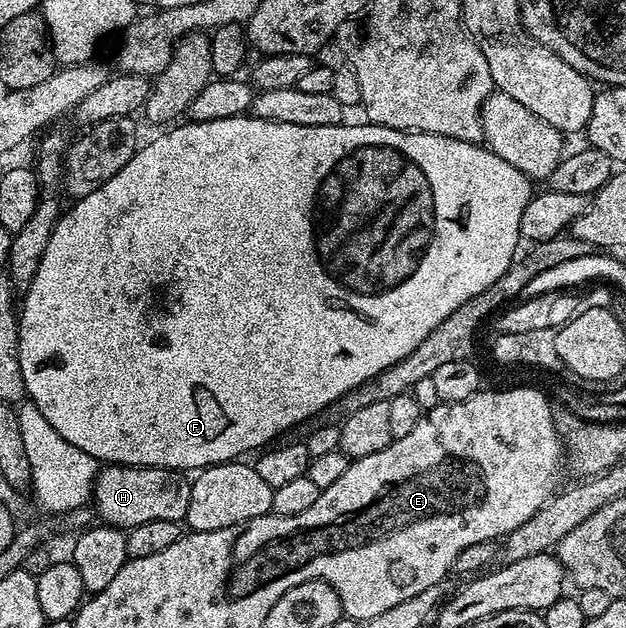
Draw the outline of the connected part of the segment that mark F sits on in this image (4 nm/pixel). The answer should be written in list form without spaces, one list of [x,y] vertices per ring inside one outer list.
[[[246,114],[246,115],[244,115],[244,116],[232,116],[232,117],[231,117],[231,118],[219,118],[219,119],[218,119],[218,120],[194,120],[194,121],[192,121],[192,122],[184,122],[184,123],[185,123],[185,124],[181,124],[181,123],[178,123],[178,124],[177,124],[177,125],[176,125],[176,126],[173,126],[173,127],[170,127],[170,128],[169,128],[169,129],[168,129],[168,130],[165,130],[165,131],[169,131],[169,130],[170,130],[170,132],[165,132],[165,133],[163,133],[163,134],[162,134],[162,136],[157,136],[157,137],[155,137],[155,138],[154,138],[154,140],[149,140],[149,141],[147,141],[147,142],[146,142],[146,144],[145,144],[145,141],[144,141],[144,143],[142,143],[142,144],[141,144],[141,145],[140,145],[140,147],[138,147],[138,149],[137,149],[137,151],[136,151],[136,152],[135,152],[135,154],[134,154],[134,156],[133,156],[133,157],[132,157],[132,158],[131,158],[131,160],[130,160],[130,161],[129,161],[129,162],[127,162],[127,164],[126,164],[126,165],[125,165],[125,166],[123,166],[123,168],[122,168],[122,169],[121,169],[121,170],[119,170],[119,172],[118,172],[118,173],[117,173],[117,174],[115,174],[115,176],[114,176],[114,177],[113,177],[113,178],[111,178],[111,180],[110,180],[110,181],[107,181],[107,182],[104,182],[104,184],[103,184],[103,186],[101,186],[101,187],[100,187],[100,188],[98,188],[98,189],[97,189],[97,190],[95,190],[95,192],[94,192],[94,193],[93,193],[93,194],[89,194],[89,195],[88,195],[88,196],[87,196],[87,197],[83,197],[83,199],[82,199],[82,200],[78,200],[78,201],[76,201],[76,203],[74,203],[74,204],[73,204],[73,205],[72,205],[72,206],[73,206],[73,207],[74,207],[74,208],[73,208],[73,209],[71,209],[71,210],[70,210],[70,212],[69,212],[69,209],[68,209],[68,211],[66,211],[66,212],[65,212],[65,213],[64,213],[64,215],[62,215],[62,217],[61,217],[61,219],[60,219],[60,220],[58,220],[58,222],[57,222],[57,225],[56,225],[56,226],[55,226],[55,230],[54,230],[54,231],[53,231],[53,233],[52,233],[52,234],[51,234],[51,242],[47,242],[47,250],[43,250],[43,262],[39,262],[39,270],[35,270],[35,278],[34,278],[34,279],[33,279],[33,280],[32,280],[32,281],[31,281],[31,283],[30,283],[30,284],[29,284],[29,287],[28,287],[28,288],[26,288],[26,289],[24,289],[24,292],[23,292],[23,296],[25,296],[25,305],[23,305],[23,306],[22,306],[22,308],[21,308],[21,305],[20,305],[20,308],[19,308],[19,323],[18,323],[18,325],[17,325],[17,349],[18,349],[18,350],[19,350],[19,366],[20,366],[20,367],[21,367],[21,369],[22,369],[22,370],[23,370],[23,382],[24,382],[24,383],[25,383],[25,395],[26,395],[26,397],[28,397],[28,399],[29,399],[29,400],[30,400],[30,401],[31,401],[31,402],[32,402],[32,403],[33,403],[33,405],[34,405],[34,406],[36,406],[36,408],[37,408],[37,409],[38,409],[38,410],[39,410],[39,414],[43,414],[43,418],[47,418],[47,422],[51,422],[51,426],[55,426],[55,434],[59,434],[59,435],[61,435],[61,436],[62,436],[62,437],[63,437],[63,438],[67,438],[67,442],[71,442],[71,446],[79,446],[79,450],[83,450],[83,454],[91,454],[91,458],[95,458],[95,459],[96,459],[96,460],[97,460],[97,461],[98,461],[98,462],[100,462],[100,463],[101,463],[101,464],[102,464],[102,465],[105,465],[105,466],[108,466],[108,465],[110,465],[110,464],[127,464],[127,465],[129,465],[129,467],[131,467],[131,468],[171,468],[171,469],[174,469],[174,470],[190,470],[190,469],[189,469],[189,468],[193,468],[193,469],[192,469],[192,470],[200,470],[200,469],[202,469],[202,468],[209,468],[209,467],[211,467],[211,466],[212,466],[212,465],[213,465],[213,464],[227,464],[227,463],[230,463],[230,462],[233,462],[233,461],[236,461],[236,460],[237,460],[237,459],[238,459],[238,458],[241,458],[241,457],[244,457],[244,456],[241,456],[241,455],[243,455],[243,454],[244,454],[244,452],[249,452],[249,451],[251,451],[251,450],[252,450],[252,448],[257,448],[257,449],[256,449],[256,450],[261,450],[261,449],[264,449],[264,448],[265,448],[265,447],[266,447],[266,446],[269,446],[269,445],[272,445],[272,444],[273,444],[273,443],[274,443],[274,441],[276,441],[276,440],[277,440],[277,439],[278,439],[278,437],[280,437],[280,436],[281,436],[281,435],[282,435],[282,434],[284,434],[284,432],[285,432],[285,431],[287,431],[287,429],[288,429],[288,428],[296,428],[296,427],[298,427],[298,426],[301,426],[301,425],[304,425],[304,424],[305,424],[305,423],[306,423],[306,422],[308,422],[308,420],[309,420],[309,419],[311,419],[311,418],[312,418],[312,416],[313,416],[313,415],[314,415],[314,414],[315,414],[315,413],[317,413],[317,412],[318,412],[318,411],[319,411],[319,410],[323,410],[323,409],[324,409],[324,408],[326,408],[326,407],[327,407],[327,406],[328,406],[328,404],[330,404],[330,403],[331,403],[331,402],[335,402],[335,401],[336,401],[336,400],[338,400],[338,399],[339,399],[339,398],[340,398],[340,396],[342,396],[342,395],[343,395],[343,394],[347,394],[347,390],[351,390],[351,389],[352,389],[352,388],[354,388],[354,387],[355,387],[355,386],[359,386],[359,385],[360,385],[360,384],[362,384],[362,383],[363,383],[363,382],[367,382],[367,381],[368,381],[368,380],[369,380],[369,379],[370,379],[370,378],[371,378],[371,377],[372,377],[372,376],[374,376],[374,375],[375,375],[375,374],[379,374],[379,373],[380,373],[380,372],[382,372],[382,371],[383,371],[383,370],[387,370],[387,366],[391,366],[391,365],[392,365],[392,364],[394,364],[394,363],[395,363],[395,362],[399,362],[399,361],[400,361],[400,360],[402,360],[402,359],[403,359],[403,358],[407,358],[407,354],[411,354],[411,350],[415,350],[415,346],[419,346],[419,342],[423,342],[423,338],[427,338],[427,334],[431,334],[431,330],[435,330],[435,326],[439,326],[439,322],[443,322],[443,318],[447,318],[447,314],[455,314],[455,310],[459,310],[459,306],[463,306],[463,302],[467,302],[467,301],[468,301],[468,300],[470,300],[470,299],[471,299],[471,298],[475,298],[475,294],[483,294],[483,290],[487,290],[487,286],[491,286],[491,282],[495,282],[495,278],[499,278],[499,277],[500,277],[500,276],[501,276],[501,275],[503,275],[503,273],[504,273],[504,272],[505,272],[505,271],[507,271],[507,270],[508,270],[508,269],[509,269],[509,265],[510,265],[510,264],[512,264],[512,263],[513,263],[513,261],[514,261],[514,259],[515,259],[515,257],[516,257],[516,256],[517,256],[517,255],[518,255],[518,252],[517,252],[517,244],[518,244],[518,245],[520,245],[520,244],[521,244],[521,243],[522,243],[522,239],[521,239],[521,223],[522,223],[522,222],[523,222],[523,210],[527,210],[527,202],[528,202],[528,201],[529,201],[529,200],[530,200],[530,198],[531,198],[531,197],[533,197],[533,195],[535,195],[535,184],[534,184],[534,181],[532,181],[532,180],[530,180],[530,179],[529,179],[529,177],[528,177],[528,176],[524,176],[524,175],[523,175],[523,173],[522,173],[522,172],[520,172],[520,171],[519,171],[519,170],[515,170],[515,166],[511,166],[511,162],[503,162],[503,158],[499,158],[499,157],[498,157],[498,156],[497,156],[497,155],[496,155],[496,154],[495,154],[495,153],[493,153],[493,151],[492,151],[492,150],[490,150],[490,149],[489,149],[489,148],[488,148],[488,147],[485,147],[485,146],[482,146],[482,145],[481,145],[481,144],[480,144],[480,143],[476,143],[476,144],[472,144],[472,143],[471,143],[471,142],[467,142],[467,141],[466,141],[466,140],[456,140],[456,139],[455,139],[455,138],[447,138],[447,137],[446,137],[446,136],[440,136],[440,135],[439,135],[439,134],[427,134],[427,133],[426,133],[426,132],[404,132],[404,131],[403,131],[403,130],[395,130],[395,129],[394,129],[394,128],[388,128],[388,127],[387,127],[387,126],[383,126],[383,125],[382,125],[382,124],[370,124],[370,123],[368,123],[368,122],[360,122],[360,123],[361,123],[361,124],[349,124],[349,123],[350,123],[350,122],[342,122],[342,123],[339,123],[339,124],[336,124],[336,125],[335,125],[335,126],[291,126],[291,125],[290,125],[290,124],[288,124],[288,123],[287,123],[287,122],[267,122],[267,121],[266,121],[266,120],[260,120],[260,119],[259,119],[259,118],[255,118],[255,117],[254,117],[254,116],[252,116],[252,115],[251,115],[251,114]]]

